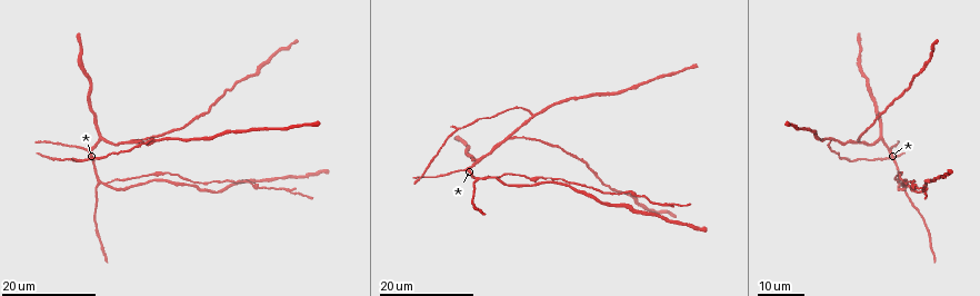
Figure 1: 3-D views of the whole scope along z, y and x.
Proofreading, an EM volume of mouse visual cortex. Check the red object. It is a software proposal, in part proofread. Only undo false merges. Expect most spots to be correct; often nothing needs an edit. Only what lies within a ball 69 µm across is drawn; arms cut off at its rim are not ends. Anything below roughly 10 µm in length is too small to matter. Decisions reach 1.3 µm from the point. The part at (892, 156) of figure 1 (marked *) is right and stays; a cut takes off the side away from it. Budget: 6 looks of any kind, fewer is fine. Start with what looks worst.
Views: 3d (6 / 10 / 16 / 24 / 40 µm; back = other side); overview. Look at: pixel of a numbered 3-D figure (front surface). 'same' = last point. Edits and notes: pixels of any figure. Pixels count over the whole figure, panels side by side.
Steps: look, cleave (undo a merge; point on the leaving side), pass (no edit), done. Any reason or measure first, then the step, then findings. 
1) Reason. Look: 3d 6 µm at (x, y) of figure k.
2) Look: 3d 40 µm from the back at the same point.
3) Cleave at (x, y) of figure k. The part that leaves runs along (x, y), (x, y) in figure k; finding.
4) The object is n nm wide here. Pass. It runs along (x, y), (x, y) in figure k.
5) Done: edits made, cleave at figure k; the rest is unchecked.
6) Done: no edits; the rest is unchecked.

Thin arm on a thick one. Look: 3d 16 µm at (107, 183) of figure 1.

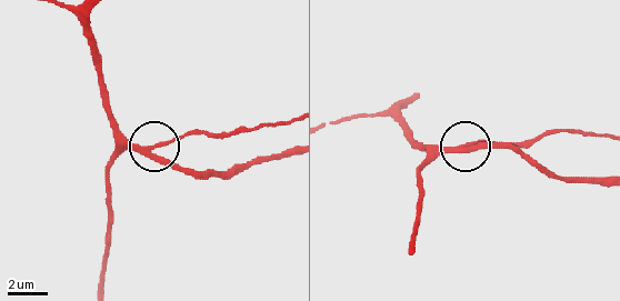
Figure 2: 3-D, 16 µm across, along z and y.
Look: 3d 10 µm at (152, 155) of figure 2.

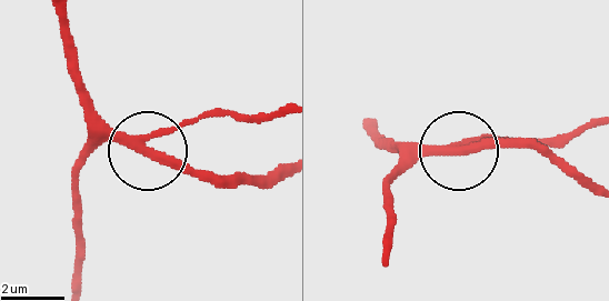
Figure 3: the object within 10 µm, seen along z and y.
The side arm is 51 µm long. Cleave at (183, 123) of figure 3. The part that leaves runs along (145, 138), (213, 113), (278, 113) in figure 3; a second cell is stuck on.

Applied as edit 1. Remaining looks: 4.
Redraw. Look: overview.

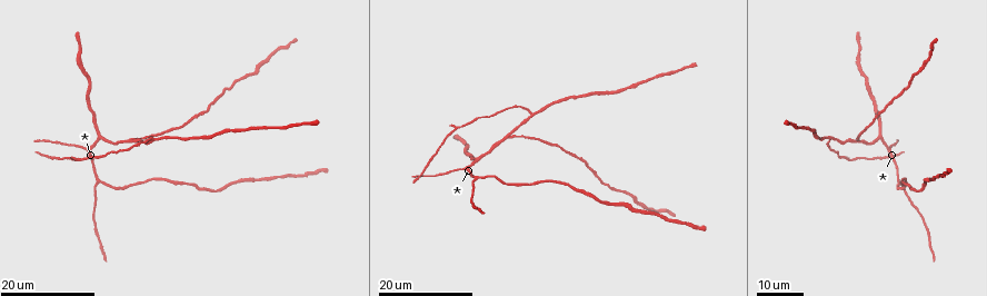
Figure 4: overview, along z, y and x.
Side arm on a straight run. Look: 3d 24 µm at (857, 143) of figure 4.

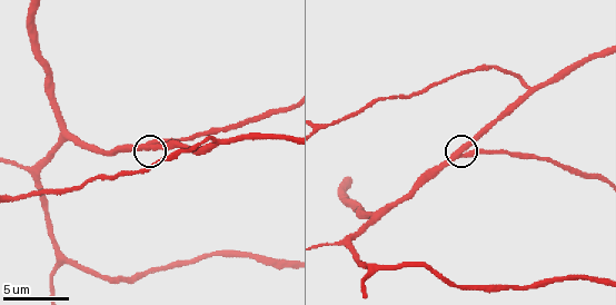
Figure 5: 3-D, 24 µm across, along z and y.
Look: 3d 10 µm at (468, 148) of figure 5.

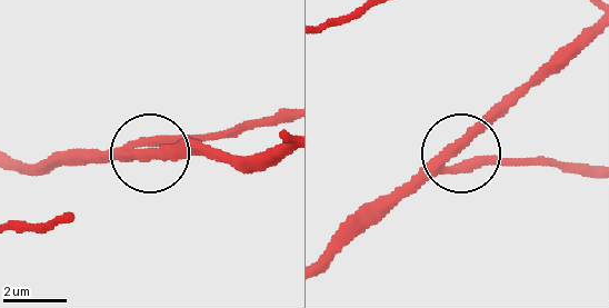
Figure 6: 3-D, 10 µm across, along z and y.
The side arm is 48 µm long. Pass. It runs along (330, 257), (426, 186), (535, 77) in figure 6; continuous, no second cell.

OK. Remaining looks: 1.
Small branch off a trunk. Look: 3d 10 µm at (34, 167) of figure 5.

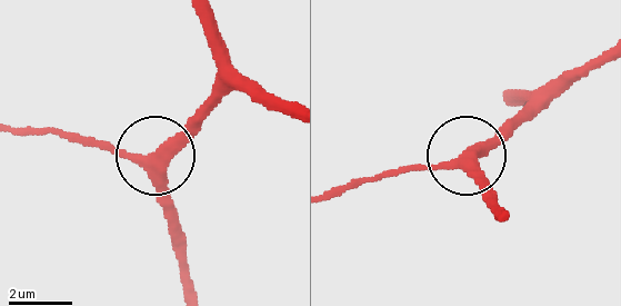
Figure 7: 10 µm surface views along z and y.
The object is 350 nm wide here. Pass. One cell here.

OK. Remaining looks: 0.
Done: edits made, cleave at figure 3; the rest is unchecked.

